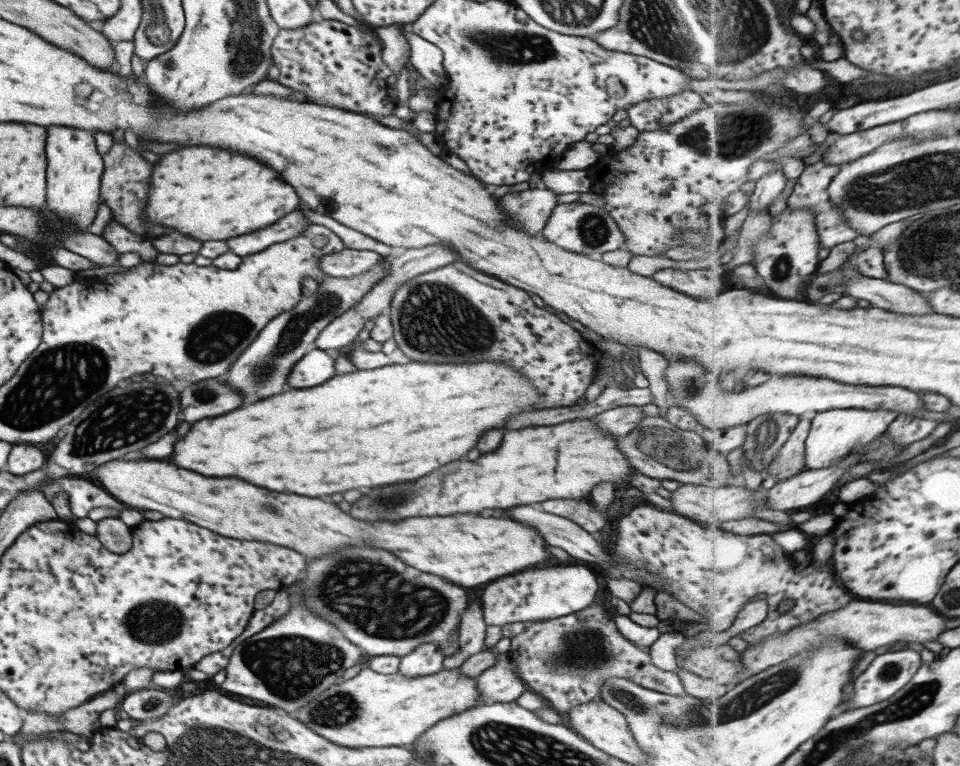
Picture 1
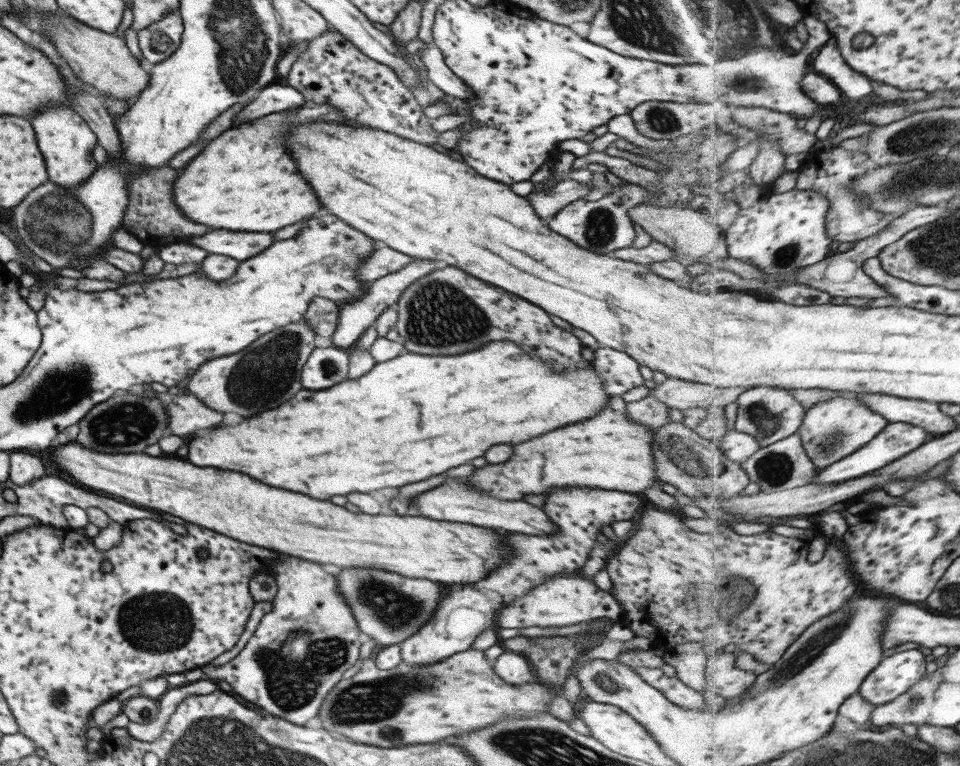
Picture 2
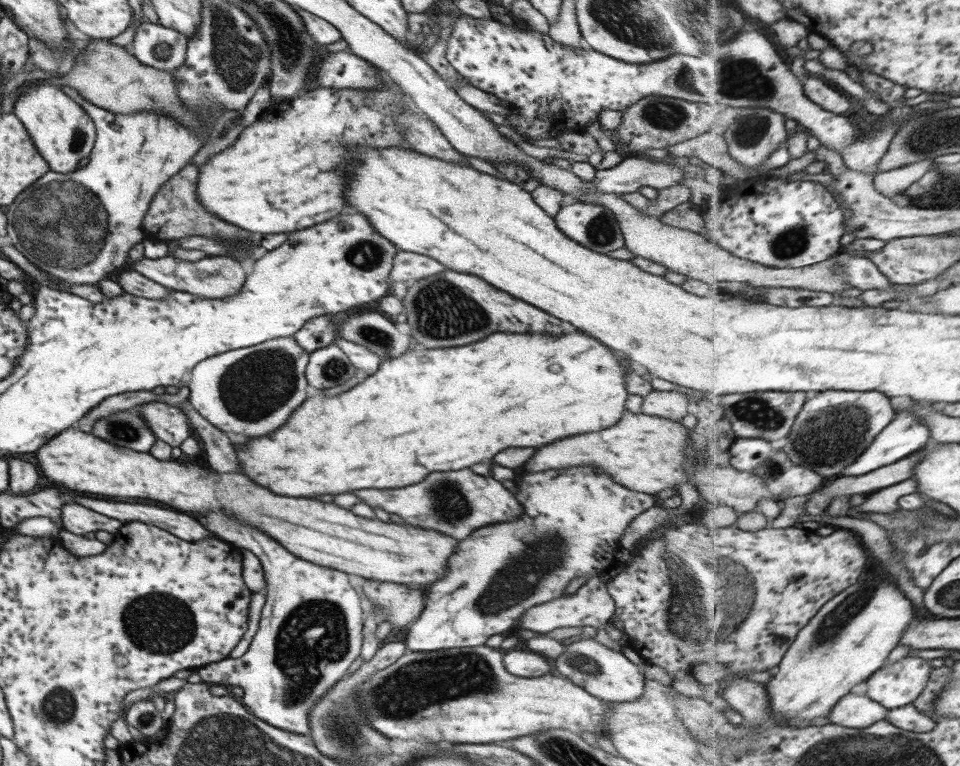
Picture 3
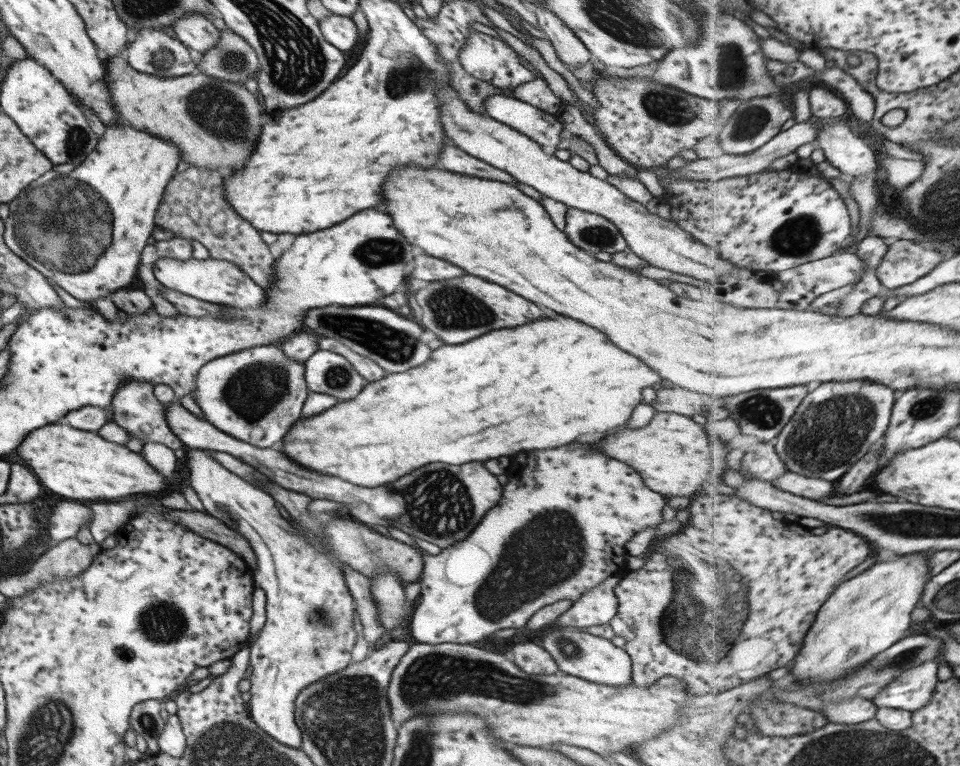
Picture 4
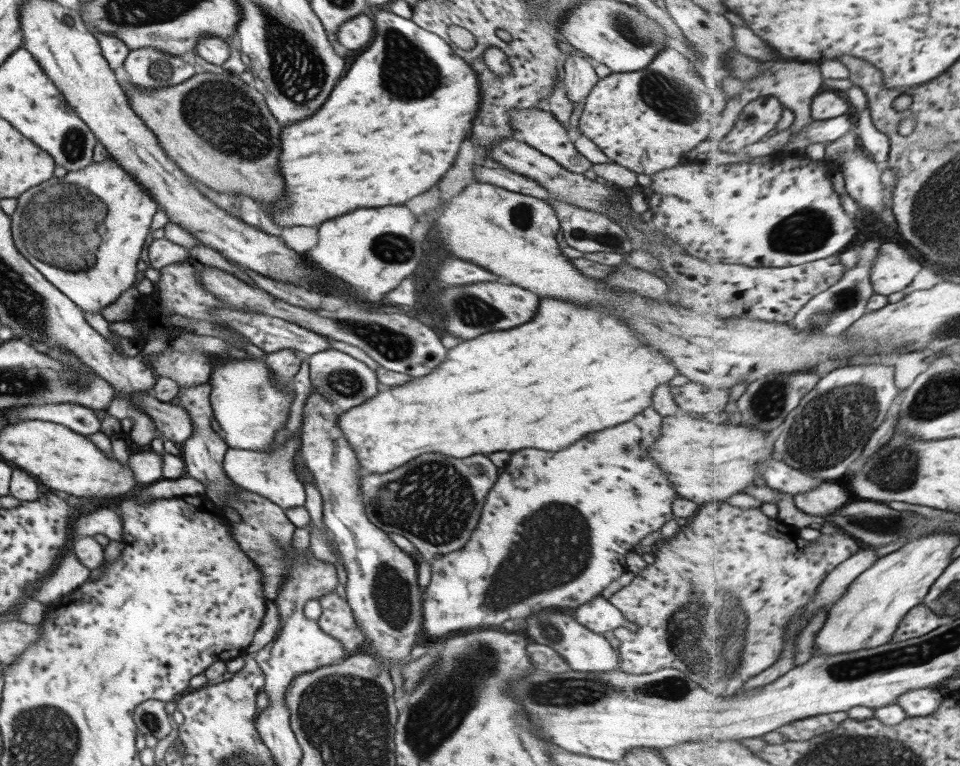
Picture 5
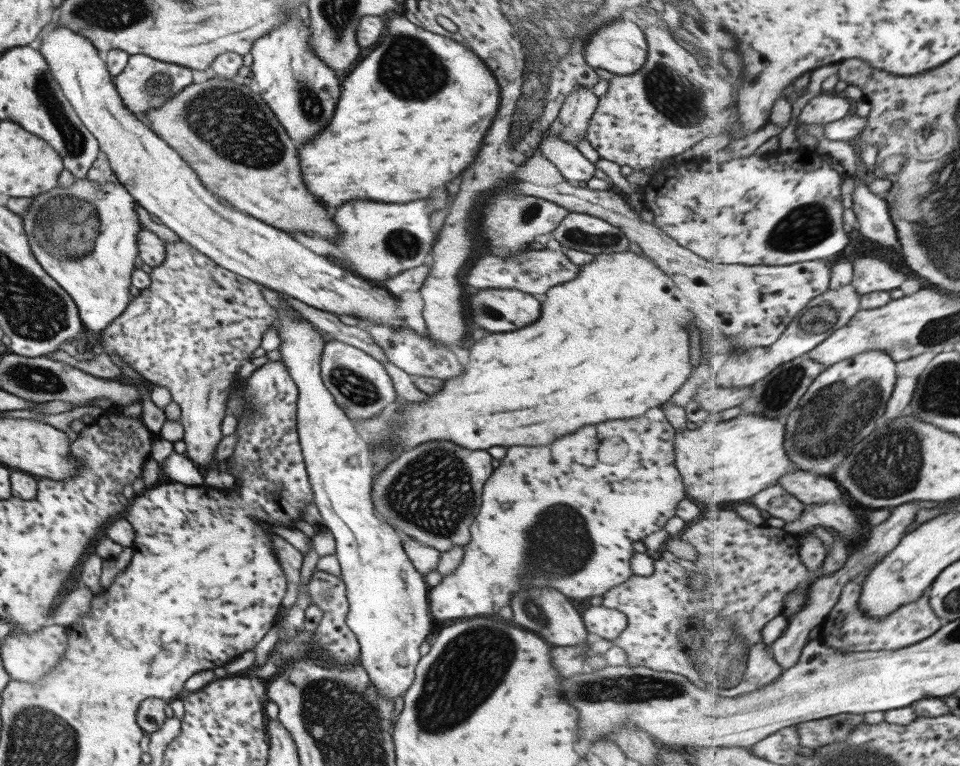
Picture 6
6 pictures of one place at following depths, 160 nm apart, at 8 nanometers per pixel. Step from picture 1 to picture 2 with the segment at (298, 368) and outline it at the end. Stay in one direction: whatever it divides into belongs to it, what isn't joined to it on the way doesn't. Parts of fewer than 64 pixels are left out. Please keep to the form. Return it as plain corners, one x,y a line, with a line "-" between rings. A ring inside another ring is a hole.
329,343
318,344
300,370
300,382
307,390
323,390
347,379
349,350

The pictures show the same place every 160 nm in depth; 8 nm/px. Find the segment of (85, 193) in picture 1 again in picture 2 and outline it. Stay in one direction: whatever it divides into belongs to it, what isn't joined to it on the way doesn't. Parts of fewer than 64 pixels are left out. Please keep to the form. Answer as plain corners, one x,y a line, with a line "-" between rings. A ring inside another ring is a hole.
47,104
45,110
37,112
29,122
33,126
49,181
55,182
60,188
68,189
81,184
98,167
91,158
93,146
97,145
96,137
73,110
61,104

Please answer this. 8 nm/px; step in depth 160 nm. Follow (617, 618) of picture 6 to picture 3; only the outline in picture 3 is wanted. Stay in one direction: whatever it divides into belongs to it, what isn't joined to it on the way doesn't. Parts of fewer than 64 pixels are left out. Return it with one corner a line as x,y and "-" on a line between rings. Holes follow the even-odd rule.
593,576
581,588
577,588
577,592
571,595
565,595
564,593
551,602
529,608
521,616
521,620
518,620
516,627
541,634
554,628
563,628
563,626
593,626
593,628
599,628
599,626
608,622
614,613
614,600
607,594
606,582
597,578
597,576

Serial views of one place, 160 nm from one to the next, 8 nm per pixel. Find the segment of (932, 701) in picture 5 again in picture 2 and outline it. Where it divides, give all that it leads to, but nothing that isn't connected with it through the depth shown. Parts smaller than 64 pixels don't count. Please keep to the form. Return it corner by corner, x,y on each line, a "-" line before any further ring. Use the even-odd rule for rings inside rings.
919,648
899,651
893,656
884,657
881,664
865,679
859,693
868,703
874,705
887,704
908,692
927,672
928,662
925,660
925,654
920,652

